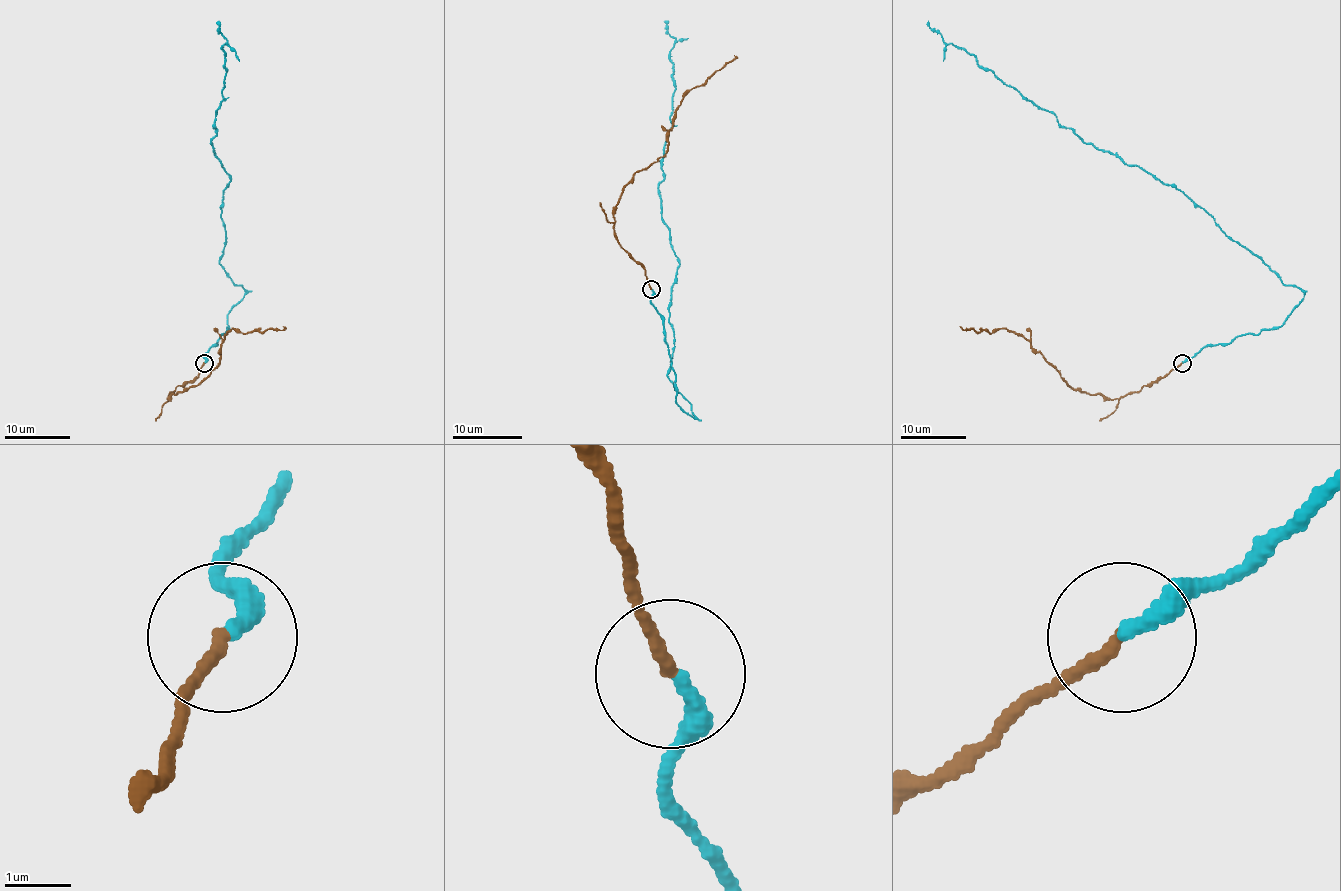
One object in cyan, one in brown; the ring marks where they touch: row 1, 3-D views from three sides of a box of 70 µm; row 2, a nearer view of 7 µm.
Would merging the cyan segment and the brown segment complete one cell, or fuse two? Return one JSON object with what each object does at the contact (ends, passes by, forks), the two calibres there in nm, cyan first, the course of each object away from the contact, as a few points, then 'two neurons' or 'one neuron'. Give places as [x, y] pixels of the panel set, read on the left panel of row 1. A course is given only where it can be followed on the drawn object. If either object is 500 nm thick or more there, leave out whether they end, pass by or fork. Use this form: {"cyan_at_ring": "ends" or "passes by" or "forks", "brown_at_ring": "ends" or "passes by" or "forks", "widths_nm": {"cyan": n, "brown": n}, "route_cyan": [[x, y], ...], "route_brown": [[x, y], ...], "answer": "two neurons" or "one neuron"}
{"cyan_at_ring": "ends", "brown_at_ring": "ends", "widths_nm": {"cyan": 240, "brown": 180}, "route_cyan": [[203, 362], [244, 292], [220, 264], [226, 241], [223, 191], [231, 180], [211, 144], [226, 71], [218, 20]], "route_brown": [[203, 362], [198, 376], [169, 399], [202, 381], [218, 364], [220, 344], [231, 328], [251, 333], [282, 326]], "answer": "one neuron"}

